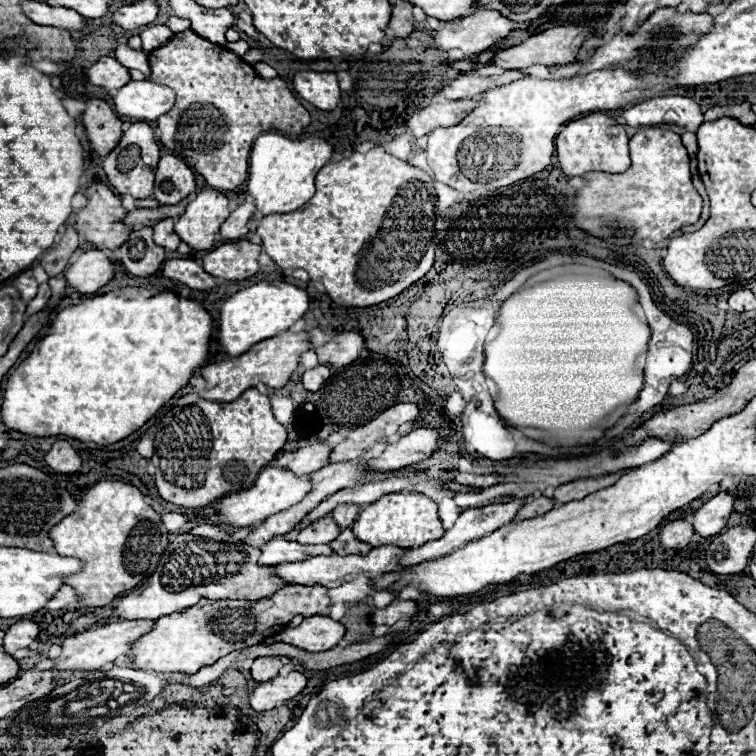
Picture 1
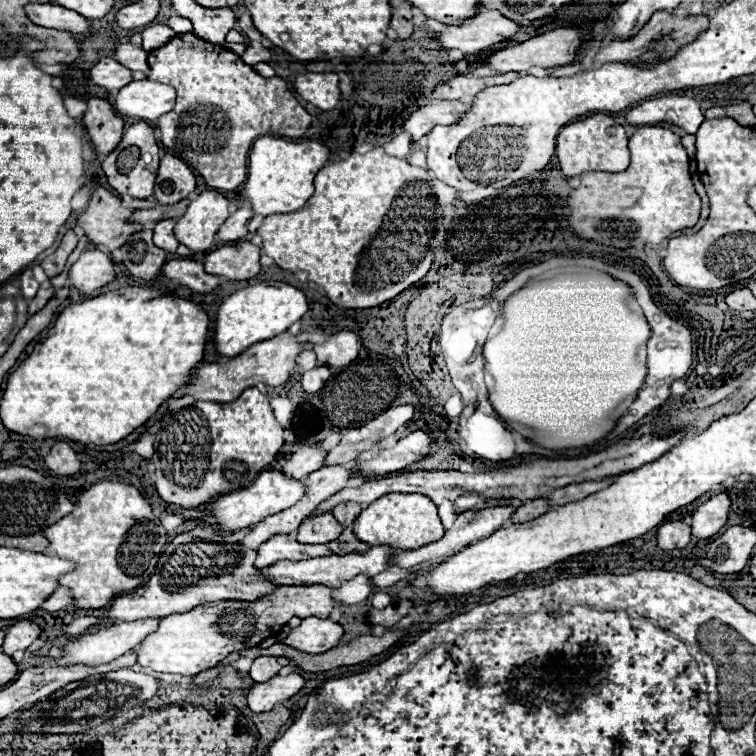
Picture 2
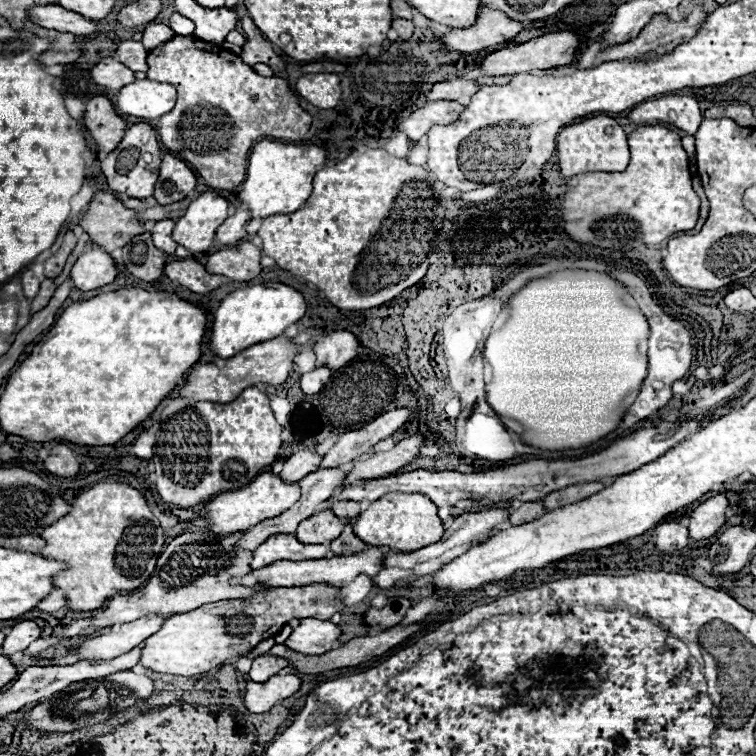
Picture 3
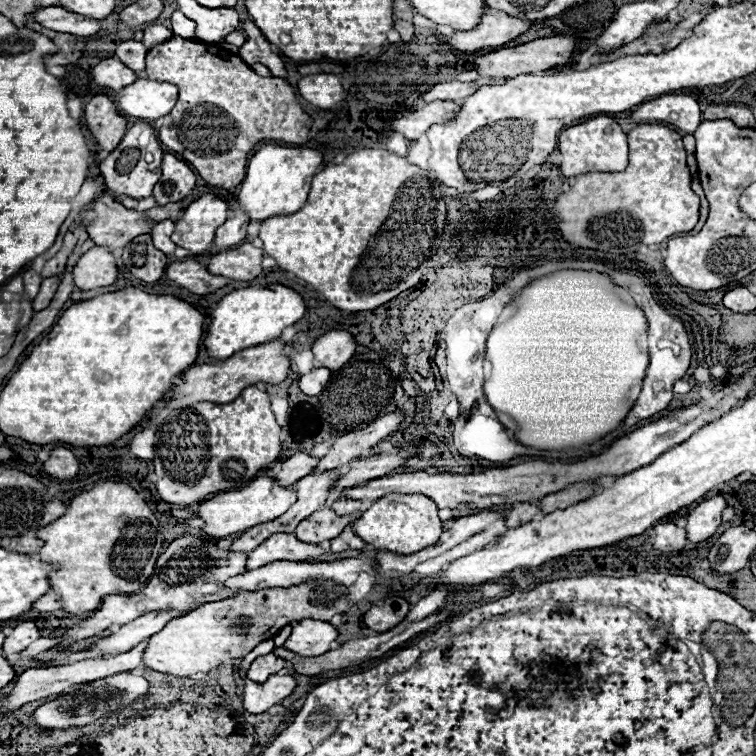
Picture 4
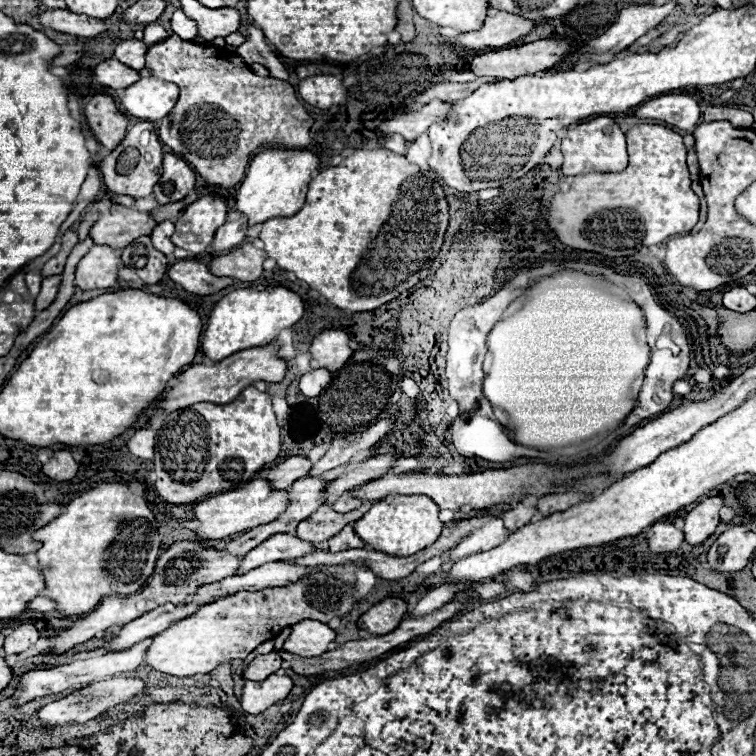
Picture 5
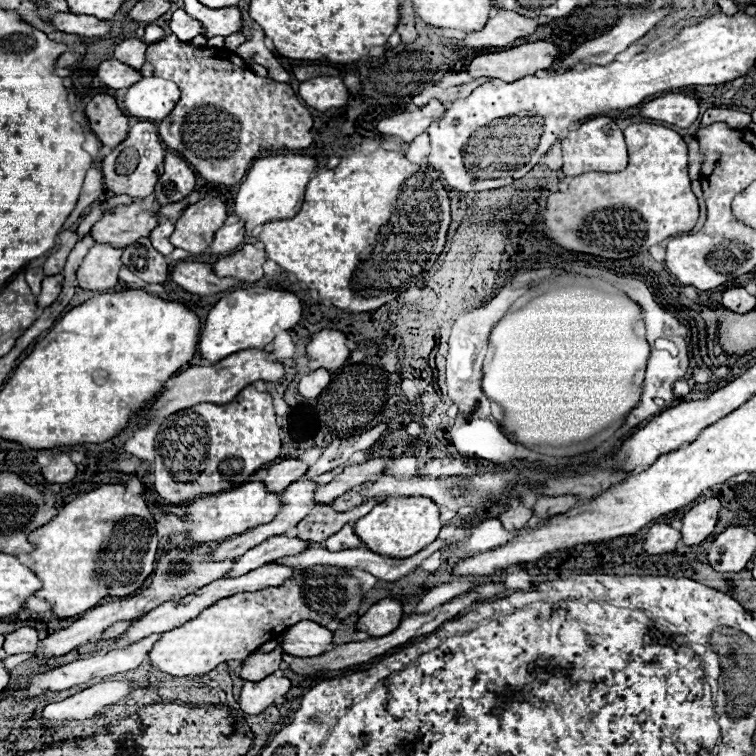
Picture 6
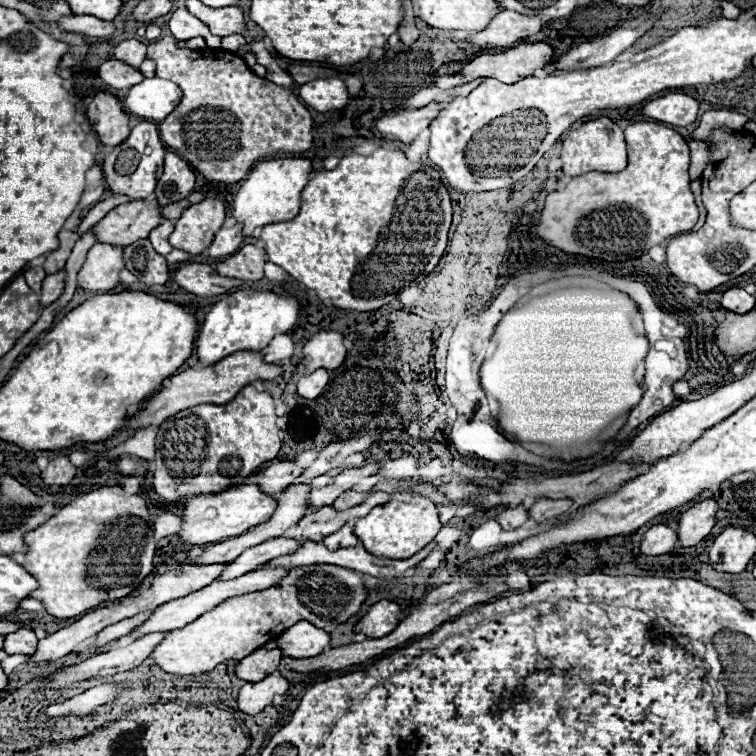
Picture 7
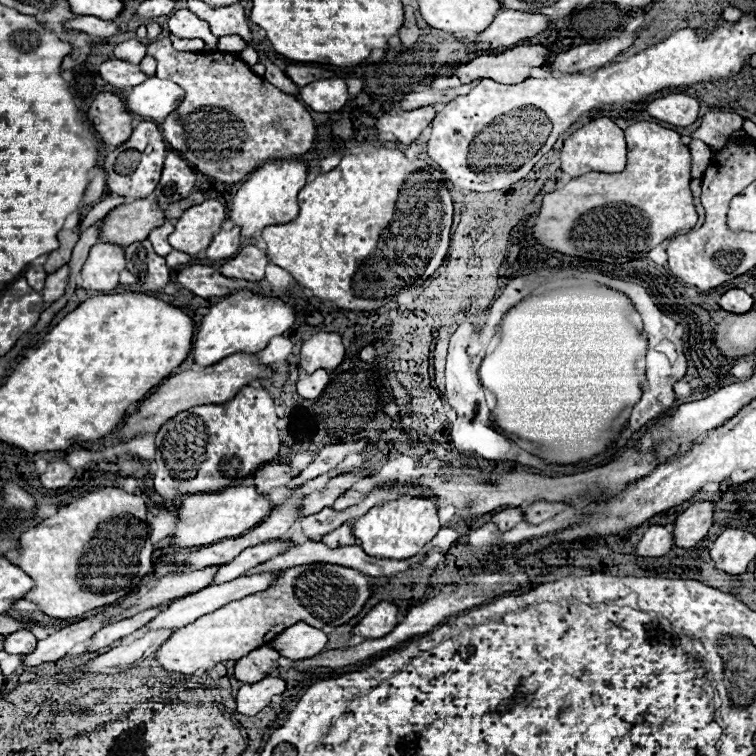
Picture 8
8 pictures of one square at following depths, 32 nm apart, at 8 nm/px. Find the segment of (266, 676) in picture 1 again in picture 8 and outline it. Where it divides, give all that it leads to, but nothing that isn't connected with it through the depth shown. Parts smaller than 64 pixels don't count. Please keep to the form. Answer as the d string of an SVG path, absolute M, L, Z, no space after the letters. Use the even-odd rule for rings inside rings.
M260 646L236 662L234 676L242 682L260 682L278 668L278 660L280 660L278 652L274 652L268 646Z

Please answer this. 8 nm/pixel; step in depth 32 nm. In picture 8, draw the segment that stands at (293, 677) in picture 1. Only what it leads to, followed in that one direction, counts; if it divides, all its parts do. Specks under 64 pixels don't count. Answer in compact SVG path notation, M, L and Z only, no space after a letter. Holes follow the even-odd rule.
M268 676L256 684L244 684L236 696L236 710L246 716L258 714L272 702L274 694L284 694L286 682L276 676Z

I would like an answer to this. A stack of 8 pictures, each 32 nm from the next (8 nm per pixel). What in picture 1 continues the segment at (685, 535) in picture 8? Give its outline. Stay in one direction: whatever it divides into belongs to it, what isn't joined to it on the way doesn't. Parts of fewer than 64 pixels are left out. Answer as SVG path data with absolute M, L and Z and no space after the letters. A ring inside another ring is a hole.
M728 492L716 494L702 508L694 512L694 532L708 538L718 534L726 524L734 510L734 498Z

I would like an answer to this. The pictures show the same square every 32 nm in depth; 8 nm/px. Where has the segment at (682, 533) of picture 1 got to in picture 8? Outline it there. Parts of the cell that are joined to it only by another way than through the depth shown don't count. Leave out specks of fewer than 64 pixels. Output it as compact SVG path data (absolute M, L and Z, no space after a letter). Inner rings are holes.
M650 526L638 544L638 554L664 556L672 546L674 546L674 536L666 526Z

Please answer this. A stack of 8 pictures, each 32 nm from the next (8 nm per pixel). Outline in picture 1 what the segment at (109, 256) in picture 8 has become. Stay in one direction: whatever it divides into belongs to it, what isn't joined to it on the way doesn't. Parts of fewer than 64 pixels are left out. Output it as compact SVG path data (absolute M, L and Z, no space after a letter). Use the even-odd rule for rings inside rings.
M100 250L84 252L66 270L68 284L82 294L92 294L92 292L100 290L102 286L106 286L112 280L112 276L114 276L112 262Z

